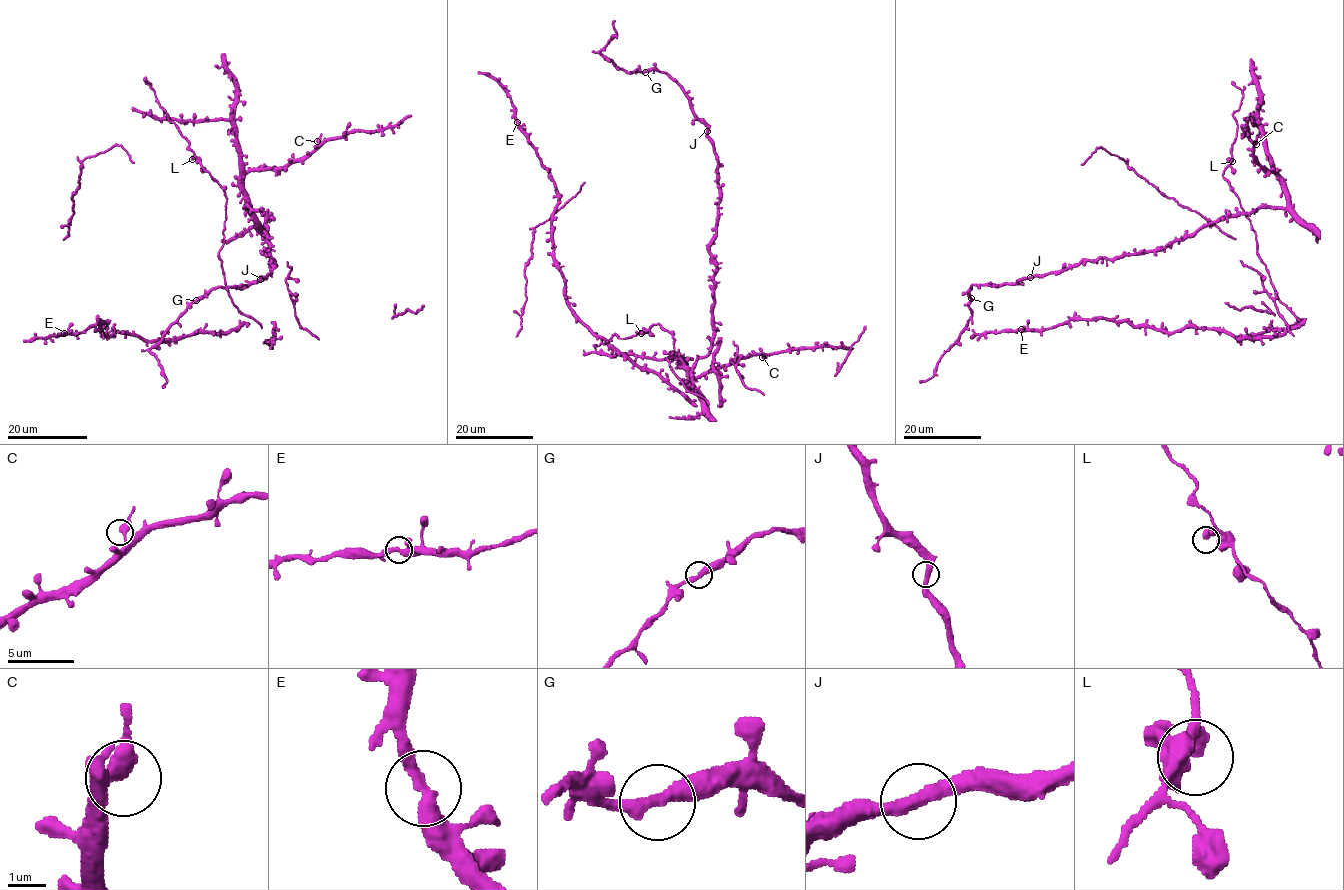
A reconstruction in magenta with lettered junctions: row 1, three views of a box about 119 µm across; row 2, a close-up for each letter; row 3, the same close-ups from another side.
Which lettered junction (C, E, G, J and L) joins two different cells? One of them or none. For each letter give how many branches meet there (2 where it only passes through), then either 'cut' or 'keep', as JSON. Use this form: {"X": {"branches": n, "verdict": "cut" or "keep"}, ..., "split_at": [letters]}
{"C": {"branches": 2, "verdict": "keep"}, "E": {"branches": 2, "verdict": "keep"}, "G": {"branches": 2, "verdict": "keep"}, "J": {"branches": 2, "verdict": "keep"}, "L": {"branches": 2, "verdict": "keep"}, "split_at": []}

